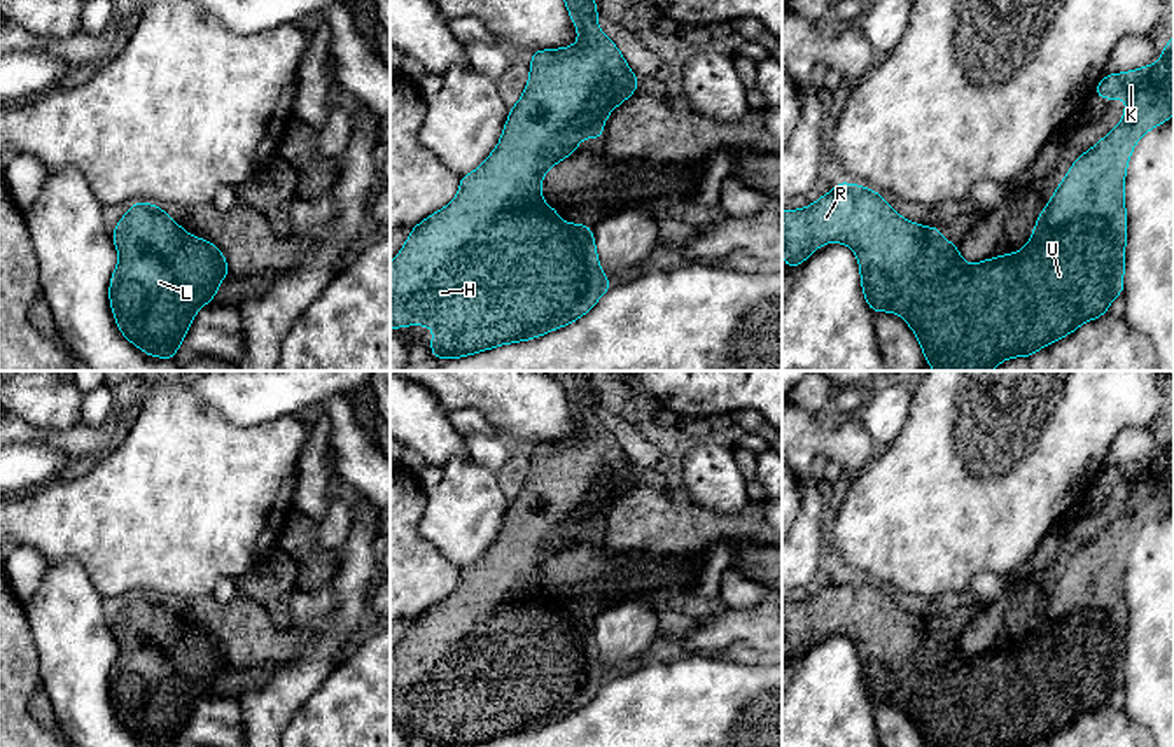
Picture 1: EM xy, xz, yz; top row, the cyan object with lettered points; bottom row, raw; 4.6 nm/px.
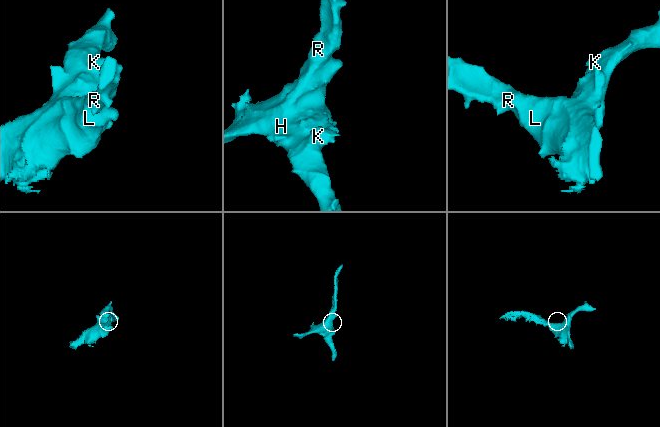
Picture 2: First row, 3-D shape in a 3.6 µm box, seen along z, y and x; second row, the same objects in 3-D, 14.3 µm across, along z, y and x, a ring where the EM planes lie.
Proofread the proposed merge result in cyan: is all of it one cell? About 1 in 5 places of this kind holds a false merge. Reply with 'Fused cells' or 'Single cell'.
Single cell

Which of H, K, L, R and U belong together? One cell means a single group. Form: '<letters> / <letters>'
H K L R U

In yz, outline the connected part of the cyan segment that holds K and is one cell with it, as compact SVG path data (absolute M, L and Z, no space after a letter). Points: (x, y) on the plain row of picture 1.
M1174 425L1162 450L1150 458L1127 465L1104 467L1097 490L1125 490L1129 499L1122 514L1090 542L1081 546L1039 605L1025 640L978 656L966 656L957 637L947 633L938 618L924 619L899 609L880 584L864 577L838 574L836 579L803 602L782 604L784 656L800 658L826 633L849 637L861 660L861 679L873 705L894 703L913 721L924 747L1032 747L1039 740L1071 726L1081 716L1109 702L1115 688L1123 686L1127 605L1123 574L1136 534L1174 506Z

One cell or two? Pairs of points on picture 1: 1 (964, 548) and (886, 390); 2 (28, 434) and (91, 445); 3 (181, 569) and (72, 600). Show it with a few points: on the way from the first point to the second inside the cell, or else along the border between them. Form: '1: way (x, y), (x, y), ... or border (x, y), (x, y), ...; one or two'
1: border (914, 392), (908, 417), (900, 434), (875, 453); two
2: way (44, 436), (76, 443); one
3: border (72, 560), (83, 567), (93, 588), (105, 600); two

